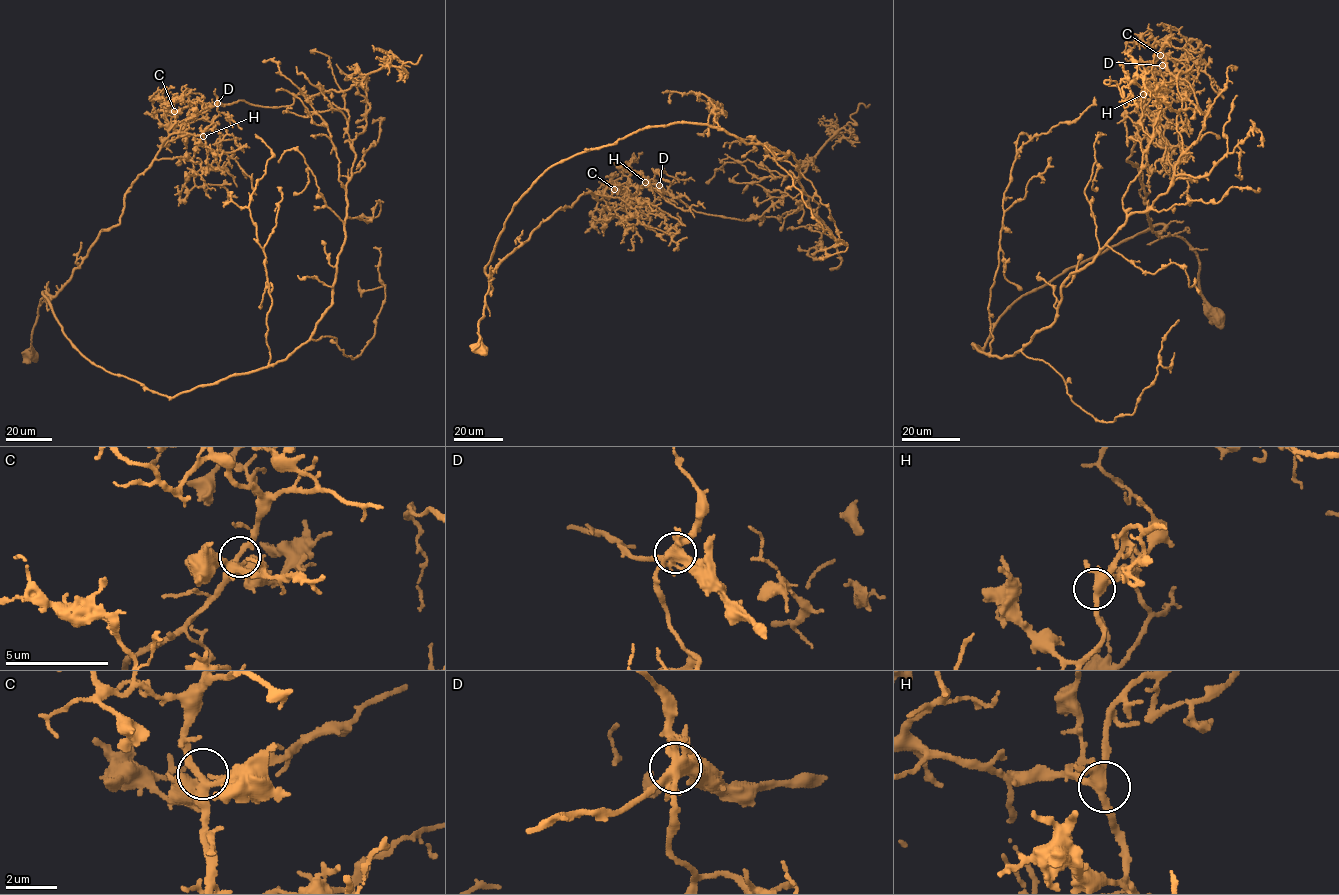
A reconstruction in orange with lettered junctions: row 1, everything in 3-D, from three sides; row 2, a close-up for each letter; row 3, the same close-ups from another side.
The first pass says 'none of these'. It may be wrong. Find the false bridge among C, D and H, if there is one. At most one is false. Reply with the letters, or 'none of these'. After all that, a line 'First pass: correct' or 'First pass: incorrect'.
D
First pass: incorrect

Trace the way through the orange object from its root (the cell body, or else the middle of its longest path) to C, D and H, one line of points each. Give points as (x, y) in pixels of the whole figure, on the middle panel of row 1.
C: (480, 349), (478, 322), (499, 263), (560, 208), (589, 191), (600, 199), (611, 182), (614, 189)
D: (480, 349), (490, 274), (540, 223), (583, 193), (600, 199), (609, 185), (626, 186), (633, 172), (659, 185)
H: (480, 349), (478, 322), (490, 274), (499, 263), (540, 223), (583, 193), (600, 199), (609, 185), (645, 182)

